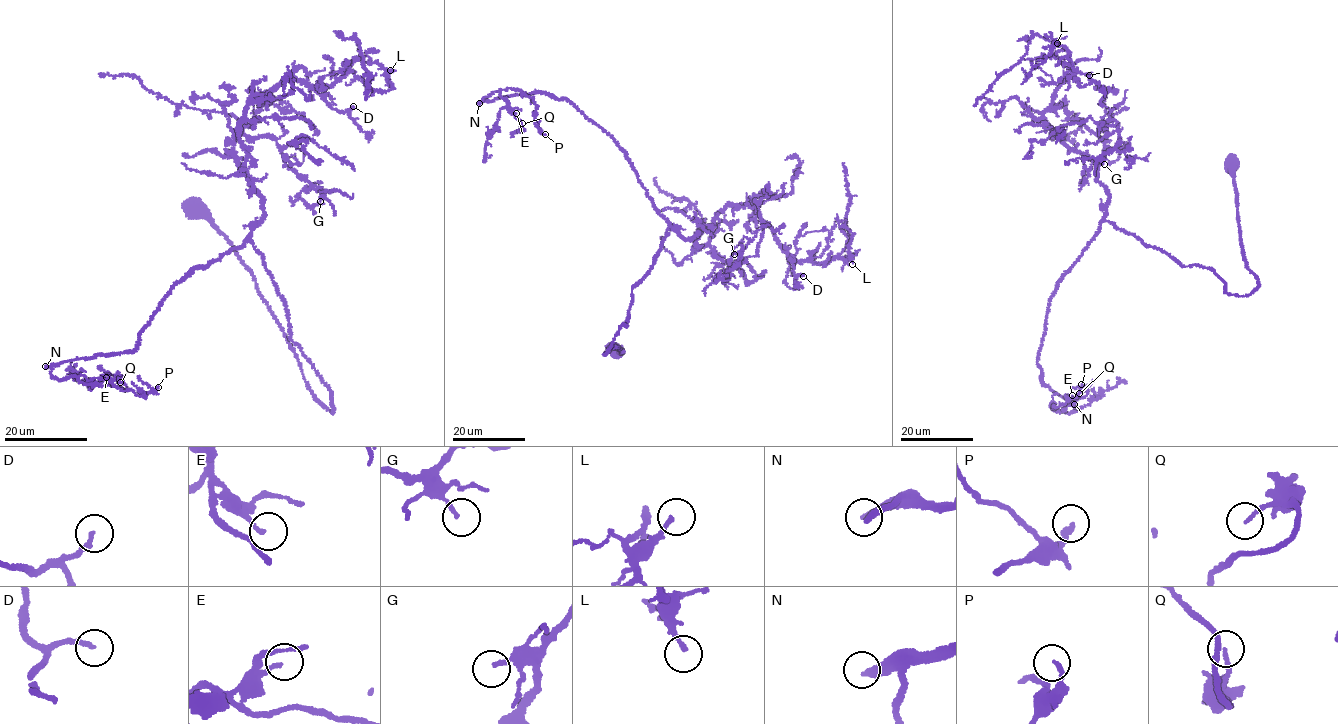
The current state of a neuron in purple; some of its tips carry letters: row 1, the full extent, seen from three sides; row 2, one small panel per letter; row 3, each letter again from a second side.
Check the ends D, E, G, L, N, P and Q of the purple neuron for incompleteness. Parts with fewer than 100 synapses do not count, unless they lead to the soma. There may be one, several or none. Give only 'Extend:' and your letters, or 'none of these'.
Extend: N

